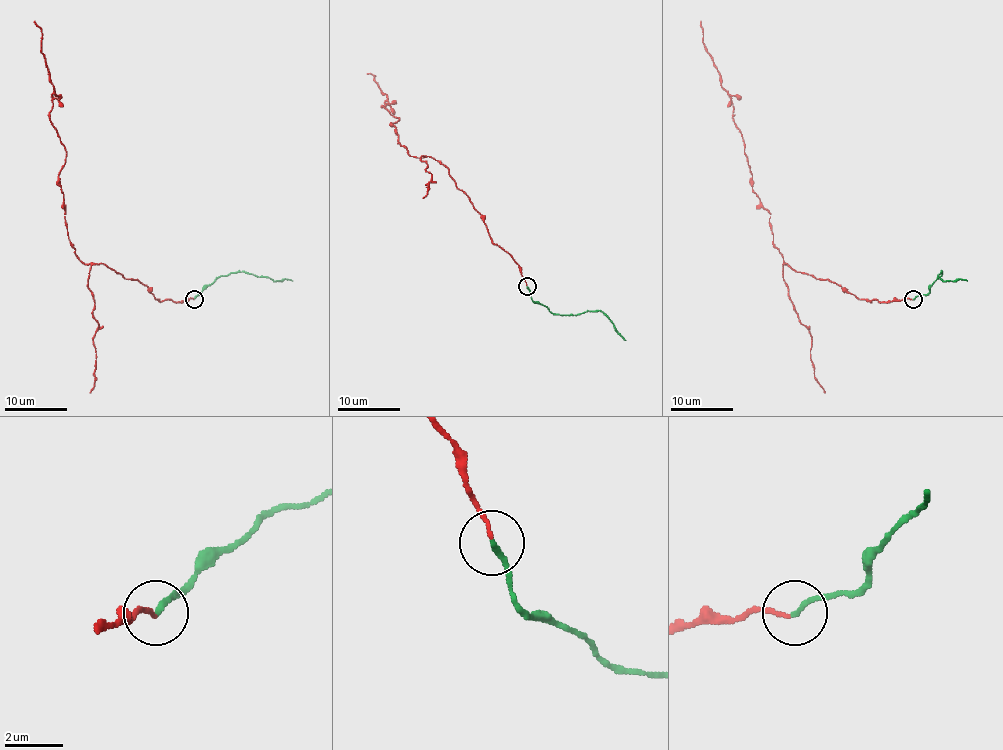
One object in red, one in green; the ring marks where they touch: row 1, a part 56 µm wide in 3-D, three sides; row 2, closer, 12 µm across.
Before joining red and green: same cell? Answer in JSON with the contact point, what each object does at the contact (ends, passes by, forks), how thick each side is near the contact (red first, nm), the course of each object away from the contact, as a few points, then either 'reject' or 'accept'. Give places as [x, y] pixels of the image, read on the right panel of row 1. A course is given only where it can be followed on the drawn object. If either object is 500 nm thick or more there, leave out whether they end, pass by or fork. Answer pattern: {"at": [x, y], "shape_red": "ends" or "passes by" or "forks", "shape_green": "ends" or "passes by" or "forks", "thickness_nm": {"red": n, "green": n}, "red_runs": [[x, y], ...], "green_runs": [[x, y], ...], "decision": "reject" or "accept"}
{"at": [913, 299], "shape_red": "ends", "shape_green": "ends", "thickness_nm": {"red": 120, "green": 180}, "red_runs": [[913, 299], [859, 299], [784, 263], [770, 213], [752, 187], [731, 97], [700, 21]], "green_runs": [[913, 299], [926, 294], [941, 276], [941, 271], [938, 277], [944, 280], [967, 280]], "decision": "accept"}

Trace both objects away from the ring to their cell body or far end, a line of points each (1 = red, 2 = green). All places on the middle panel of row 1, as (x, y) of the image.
1: (526, 286), (449, 170), (397, 143), (391, 125), (399, 117), (366, 73)
2: (526, 286), (531, 299), (554, 314), (601, 311), (626, 340)

